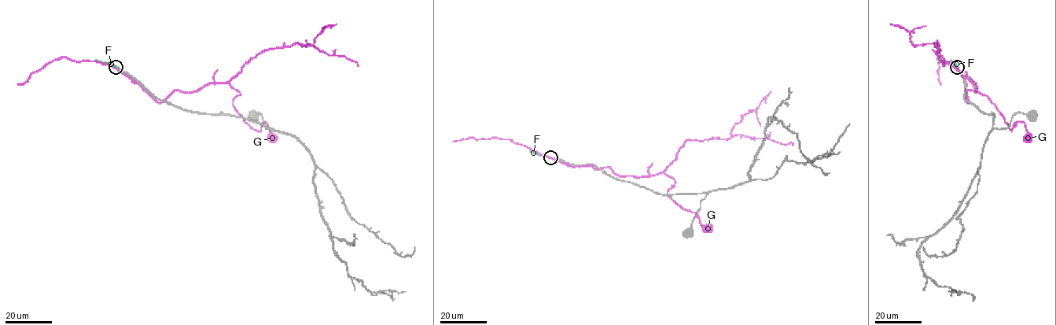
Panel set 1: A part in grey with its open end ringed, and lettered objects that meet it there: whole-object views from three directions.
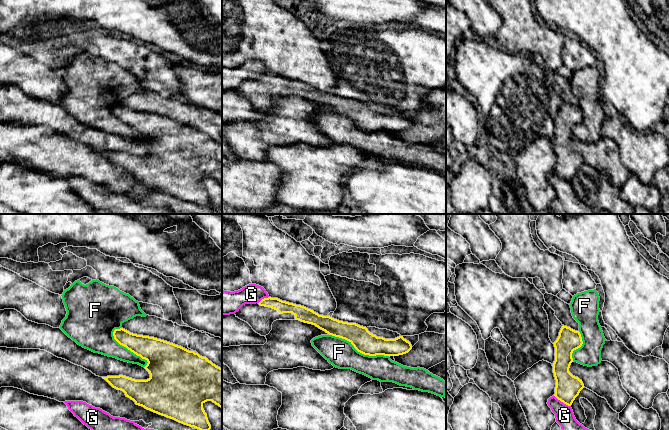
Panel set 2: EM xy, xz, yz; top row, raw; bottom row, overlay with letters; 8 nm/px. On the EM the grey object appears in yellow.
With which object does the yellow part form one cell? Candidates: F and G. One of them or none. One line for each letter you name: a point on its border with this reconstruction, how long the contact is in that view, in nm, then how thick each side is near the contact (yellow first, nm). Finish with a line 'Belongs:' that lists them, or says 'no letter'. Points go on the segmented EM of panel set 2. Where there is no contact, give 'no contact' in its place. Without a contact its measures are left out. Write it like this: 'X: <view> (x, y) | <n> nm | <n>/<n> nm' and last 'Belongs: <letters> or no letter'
Belongs: no letter

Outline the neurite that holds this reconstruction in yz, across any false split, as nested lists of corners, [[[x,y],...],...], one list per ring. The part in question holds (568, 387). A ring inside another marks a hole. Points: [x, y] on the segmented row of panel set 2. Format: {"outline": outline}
{"outline": [[[562,326],[555,347],[555,361],[553,373],[556,380],[554,396],[564,404],[571,406],[580,391],[584,388],[582,380],[569,372],[573,362],[572,353],[583,344],[579,331]]]}

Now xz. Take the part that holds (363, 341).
{"outline": [[[268,297],[256,304],[245,304],[235,315],[247,322],[261,336],[270,333],[272,324],[276,320],[299,320],[315,325],[329,335],[349,341],[358,352],[364,355],[399,356],[412,349],[411,343],[403,336],[395,339],[377,337],[366,327],[356,323],[343,322],[330,316],[319,315],[304,306],[278,298]]]}

